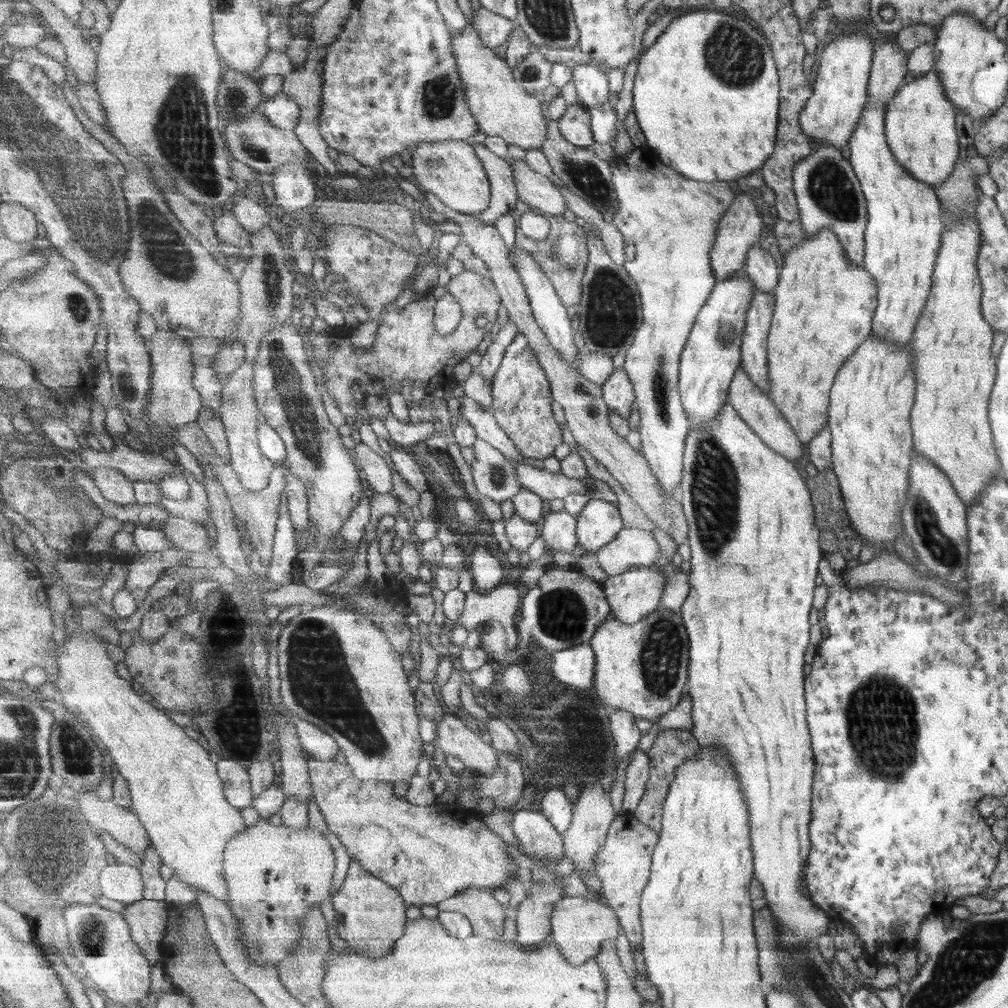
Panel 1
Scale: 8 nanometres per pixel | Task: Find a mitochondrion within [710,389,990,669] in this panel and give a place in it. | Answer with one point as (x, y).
(937, 541)

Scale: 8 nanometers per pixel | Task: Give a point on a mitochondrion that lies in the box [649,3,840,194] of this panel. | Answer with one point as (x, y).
(734, 56)

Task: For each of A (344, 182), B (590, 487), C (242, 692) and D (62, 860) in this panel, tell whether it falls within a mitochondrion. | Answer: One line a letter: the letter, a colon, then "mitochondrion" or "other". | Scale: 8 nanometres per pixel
A: other
B: other
C: other
D: mitochondrion

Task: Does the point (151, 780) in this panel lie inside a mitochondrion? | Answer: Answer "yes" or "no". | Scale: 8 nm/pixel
no

